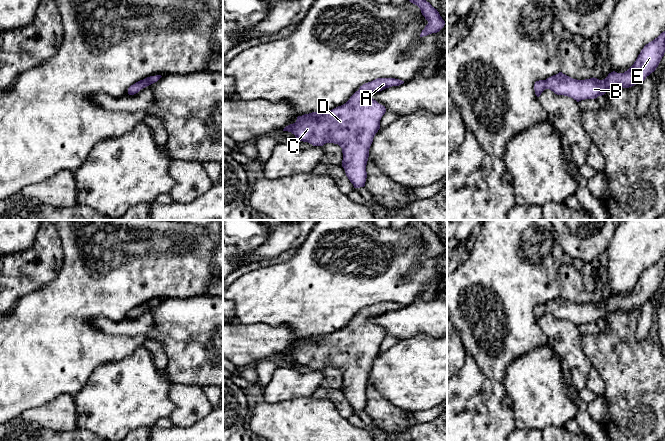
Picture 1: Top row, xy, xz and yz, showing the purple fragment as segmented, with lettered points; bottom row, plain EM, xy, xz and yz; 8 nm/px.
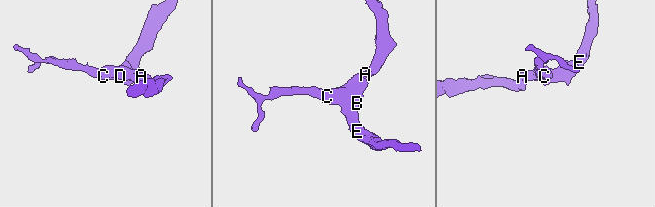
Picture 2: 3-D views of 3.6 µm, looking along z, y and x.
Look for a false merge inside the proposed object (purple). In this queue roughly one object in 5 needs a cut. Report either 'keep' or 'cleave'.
keep

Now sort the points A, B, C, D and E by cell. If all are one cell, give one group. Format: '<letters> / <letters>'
A B C D E

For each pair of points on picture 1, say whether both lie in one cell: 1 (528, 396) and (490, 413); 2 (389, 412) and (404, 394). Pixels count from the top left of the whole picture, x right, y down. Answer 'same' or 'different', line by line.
1: different
2: different

